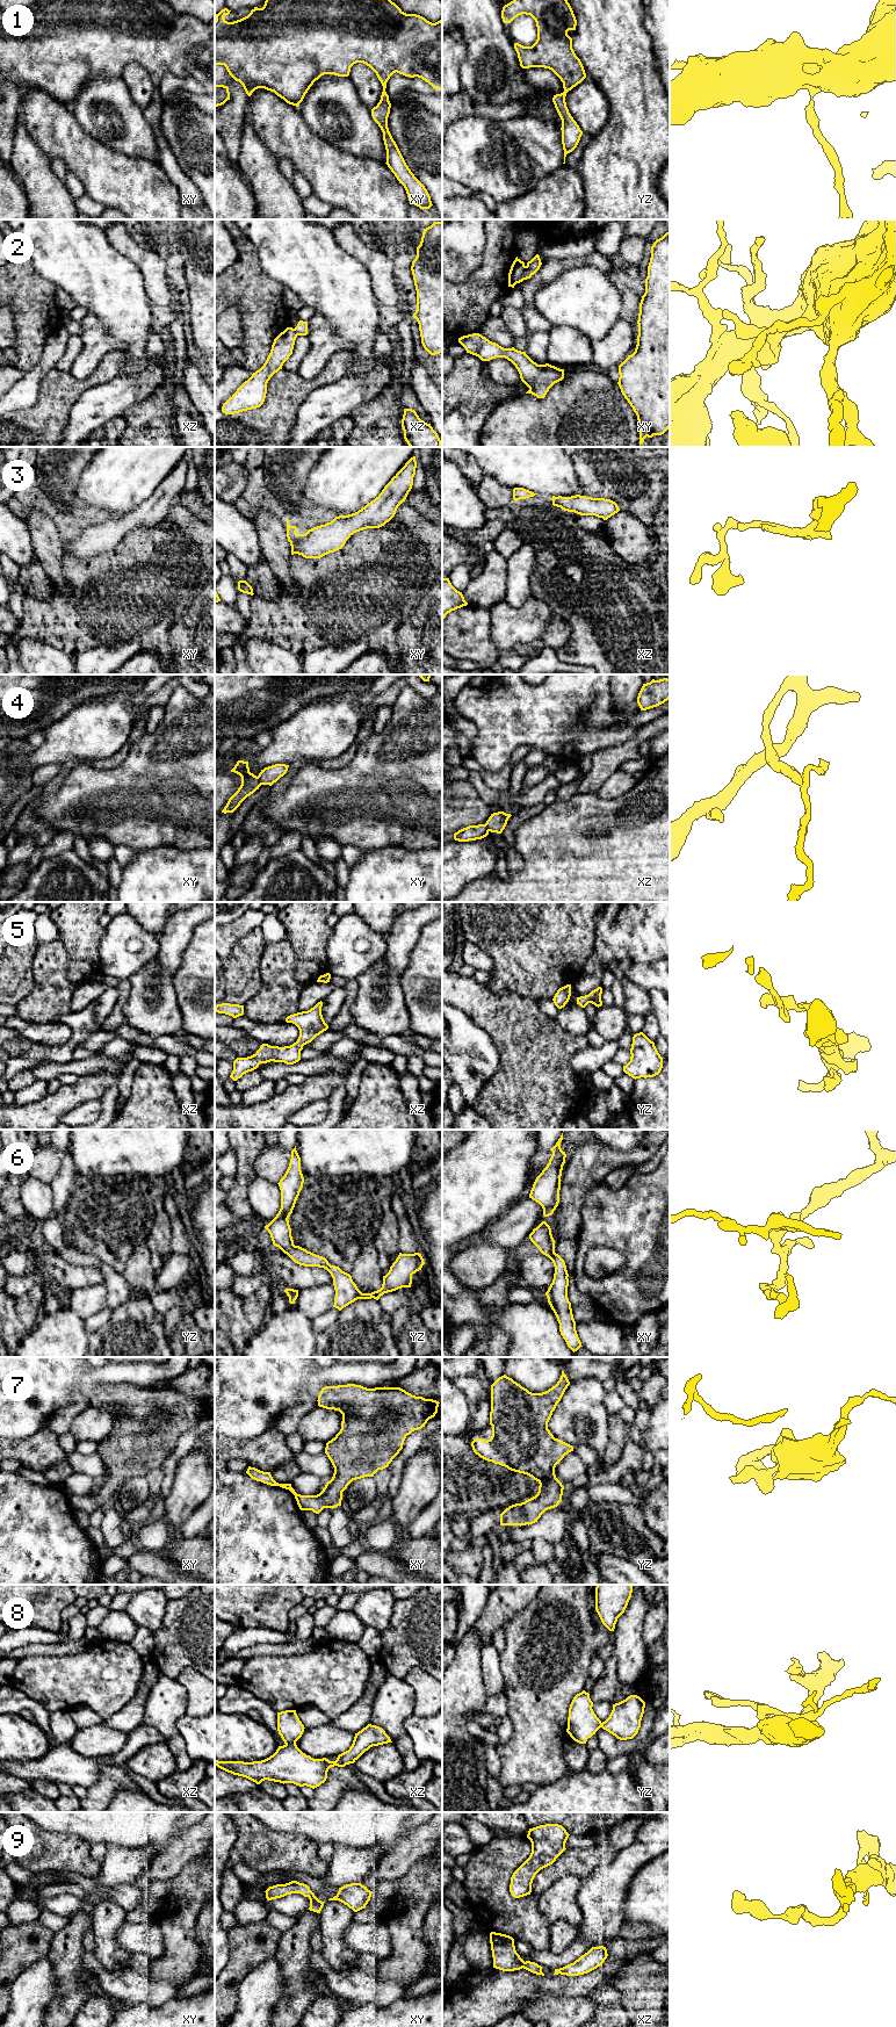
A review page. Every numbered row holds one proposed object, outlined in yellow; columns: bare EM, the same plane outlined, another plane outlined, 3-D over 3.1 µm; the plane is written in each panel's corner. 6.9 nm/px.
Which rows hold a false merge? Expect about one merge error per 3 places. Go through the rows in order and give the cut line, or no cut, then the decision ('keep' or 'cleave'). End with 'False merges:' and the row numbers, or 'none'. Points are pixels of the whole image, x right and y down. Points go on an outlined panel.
1: no cut; keep
2: cut in xy along (526, 266), (524, 279); cleave
3: no cut; keep
4: cut in xy along (258, 776), (261, 784); cleave
5: no cut; keep
6: no cut; keep
7: no cut; keep
8: cut in xz along (295, 1743), (286, 1745); cleave
9: no cut; keep
False merges: 2, 4, 8

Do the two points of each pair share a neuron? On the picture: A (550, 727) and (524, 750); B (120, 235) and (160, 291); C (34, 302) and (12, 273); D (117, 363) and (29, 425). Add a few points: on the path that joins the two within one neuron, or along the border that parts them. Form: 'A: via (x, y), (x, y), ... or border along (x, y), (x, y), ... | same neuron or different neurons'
A: border along (532, 749), (527, 745), (520, 745), (508, 760) | different neurons
B: via (132, 249), (153, 269), (154, 278) | same neuron
C: via (29, 295), (17, 283), (17, 280) | same neuron
D: via (95, 379), (71, 388), (51, 408) | same neuron

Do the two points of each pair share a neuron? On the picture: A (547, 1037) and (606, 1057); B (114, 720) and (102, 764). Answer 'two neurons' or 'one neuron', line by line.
A: two neurons
B: two neurons

